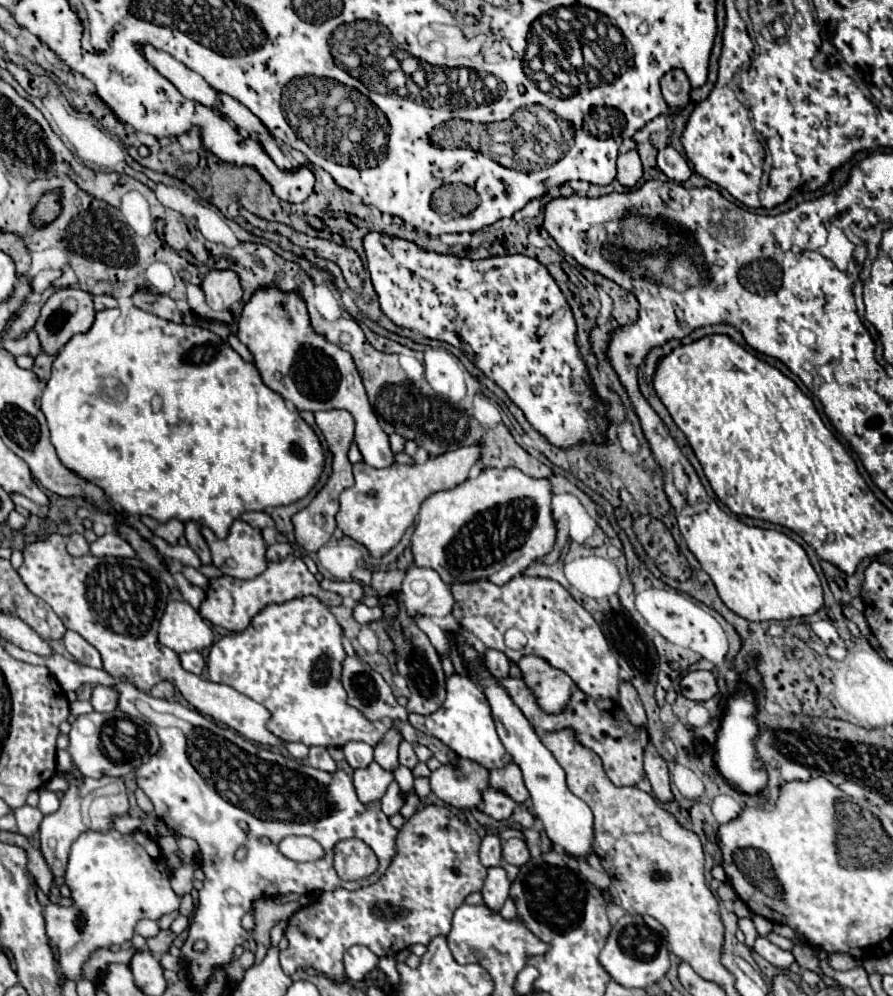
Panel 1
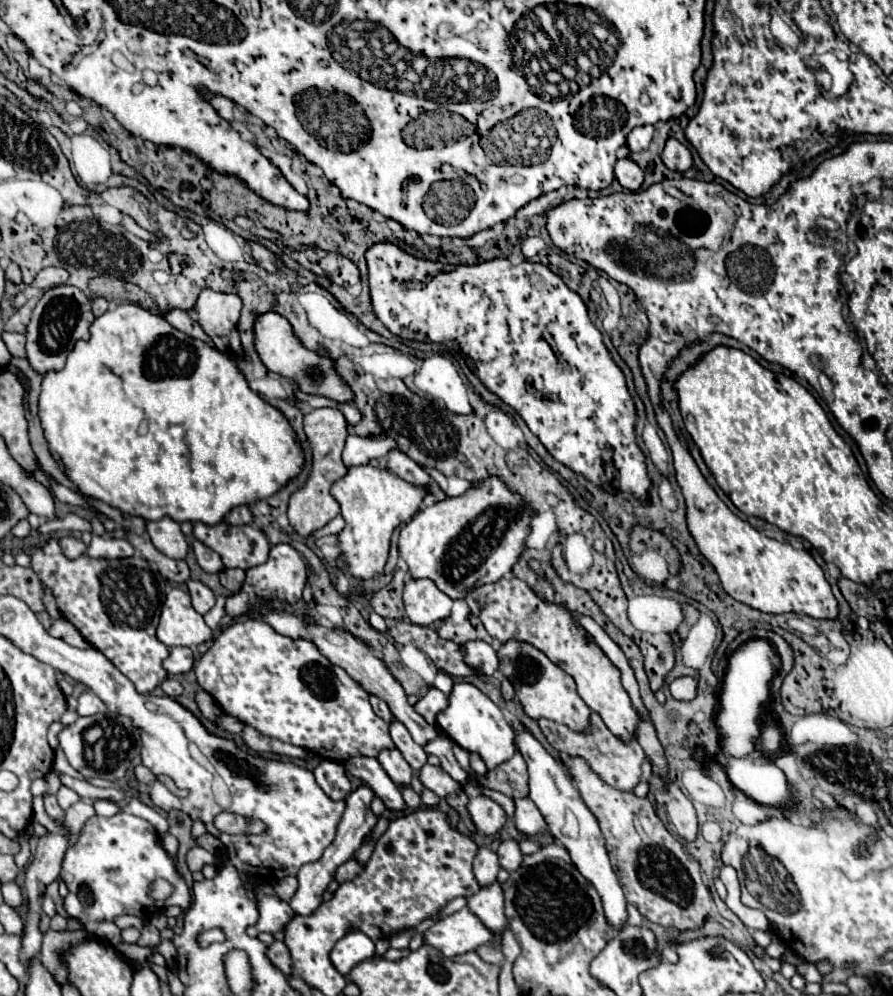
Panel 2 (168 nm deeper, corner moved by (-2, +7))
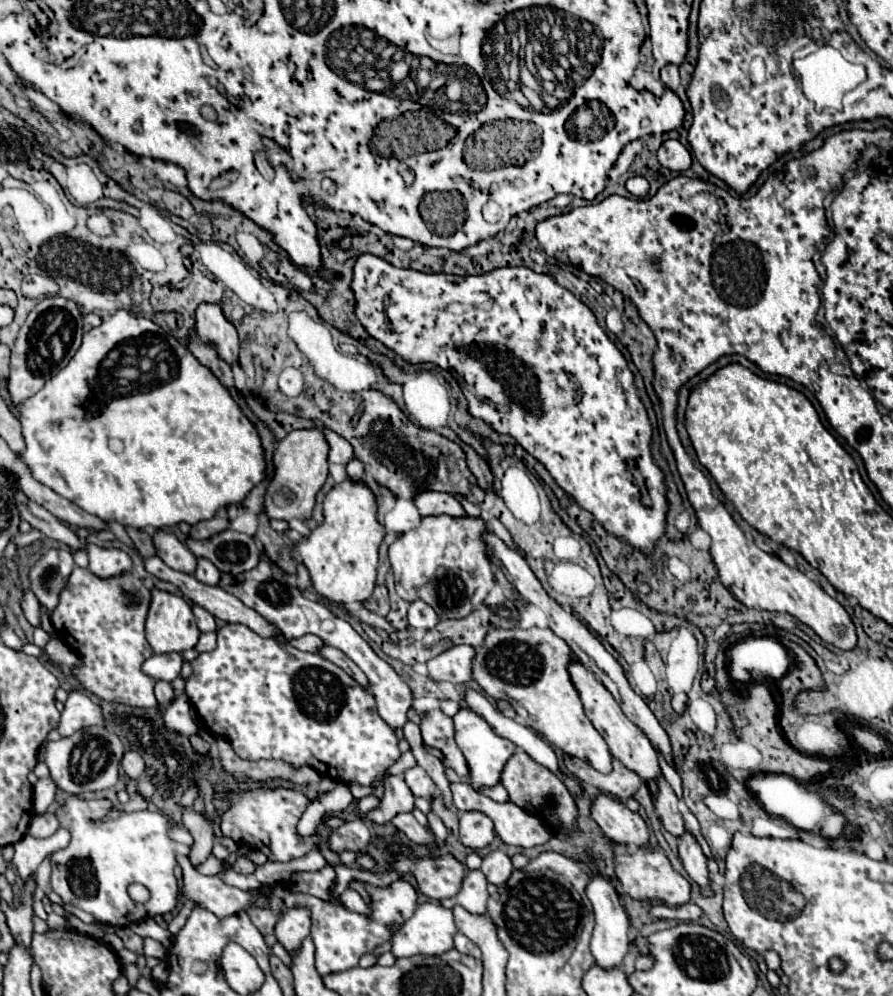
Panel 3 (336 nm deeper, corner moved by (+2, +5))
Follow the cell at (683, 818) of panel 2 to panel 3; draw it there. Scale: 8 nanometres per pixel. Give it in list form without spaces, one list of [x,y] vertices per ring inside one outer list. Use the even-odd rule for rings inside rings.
[[[686,829],[680,837],[678,837],[678,855],[690,875],[690,879],[694,879],[700,887],[704,895],[712,895],[708,883],[708,867],[706,867],[706,857],[702,853],[700,843],[696,841],[696,837]]]

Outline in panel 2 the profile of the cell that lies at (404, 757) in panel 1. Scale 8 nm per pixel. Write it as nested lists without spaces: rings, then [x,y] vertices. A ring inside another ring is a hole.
[[[399,721],[390,723],[390,735],[398,751],[408,761],[408,765],[414,771],[418,771],[426,763],[426,751],[413,741],[407,728]]]

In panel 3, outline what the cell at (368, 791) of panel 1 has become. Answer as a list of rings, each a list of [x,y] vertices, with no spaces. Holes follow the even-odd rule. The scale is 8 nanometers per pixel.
[[[296,905],[296,907],[290,907],[276,923],[274,935],[284,945],[286,951],[296,951],[302,939],[310,935],[310,925],[312,925],[310,909],[304,905]]]

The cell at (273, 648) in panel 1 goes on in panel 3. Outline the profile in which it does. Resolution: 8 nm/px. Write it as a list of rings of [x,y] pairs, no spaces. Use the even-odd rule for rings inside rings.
[[[228,623],[218,631],[218,645],[210,653],[200,653],[192,661],[192,677],[186,681],[186,695],[204,727],[214,735],[230,739],[234,751],[242,759],[282,759],[294,767],[310,765],[324,777],[342,783],[370,785],[378,773],[386,771],[398,757],[398,739],[380,719],[374,697],[362,691],[350,675],[338,665],[316,653],[294,649],[276,639],[262,639],[250,627]]]

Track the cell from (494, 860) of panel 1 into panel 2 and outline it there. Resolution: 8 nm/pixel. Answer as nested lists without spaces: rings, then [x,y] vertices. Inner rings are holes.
[[[482,847],[478,851],[478,855],[474,857],[474,877],[478,881],[480,887],[488,887],[496,881],[496,875],[500,871],[498,865],[498,857],[494,851],[490,851],[488,847]]]

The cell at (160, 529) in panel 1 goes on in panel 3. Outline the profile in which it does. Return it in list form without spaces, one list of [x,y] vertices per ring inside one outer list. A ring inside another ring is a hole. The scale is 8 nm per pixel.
[[[156,529],[152,533],[152,543],[156,549],[156,555],[172,569],[176,571],[186,571],[186,573],[194,573],[194,555],[190,553],[190,549],[178,541],[178,537],[170,531],[164,529]]]

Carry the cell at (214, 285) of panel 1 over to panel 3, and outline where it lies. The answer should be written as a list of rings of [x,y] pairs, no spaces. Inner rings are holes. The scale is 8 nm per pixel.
[[[200,303],[196,309],[196,333],[202,341],[214,343],[218,355],[226,363],[238,361],[238,333],[236,327],[226,319],[224,311],[216,303]]]

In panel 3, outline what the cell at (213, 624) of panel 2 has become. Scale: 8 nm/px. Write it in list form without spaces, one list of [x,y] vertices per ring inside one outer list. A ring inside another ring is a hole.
[[[202,633],[198,645],[194,647],[198,653],[202,651],[212,651],[216,647],[216,633]]]

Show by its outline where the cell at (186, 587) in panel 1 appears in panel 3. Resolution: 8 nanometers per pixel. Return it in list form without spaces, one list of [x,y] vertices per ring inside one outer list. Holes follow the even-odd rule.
[[[192,605],[192,611],[194,611],[194,615],[196,615],[198,629],[200,629],[202,633],[206,633],[206,631],[216,631],[214,615],[210,615],[204,607],[198,607],[198,605]]]

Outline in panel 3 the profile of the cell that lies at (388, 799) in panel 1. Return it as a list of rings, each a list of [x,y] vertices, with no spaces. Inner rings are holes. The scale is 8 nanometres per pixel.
[[[354,819],[354,821],[348,821],[344,823],[342,827],[334,829],[330,833],[330,849],[336,851],[336,853],[342,853],[346,849],[352,849],[352,851],[364,851],[366,845],[370,841],[370,831],[366,827],[366,823],[362,819]]]

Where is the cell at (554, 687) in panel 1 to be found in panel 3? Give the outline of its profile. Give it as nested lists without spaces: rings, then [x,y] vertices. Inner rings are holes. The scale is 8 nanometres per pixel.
[[[494,629],[486,635],[484,645],[476,649],[474,681],[494,699],[504,699],[506,693],[506,699],[528,727],[544,735],[560,751],[586,759],[596,771],[606,773],[612,767],[612,755],[602,735],[584,715],[582,701],[570,683],[566,671],[570,655],[572,651],[566,641],[550,629]]]

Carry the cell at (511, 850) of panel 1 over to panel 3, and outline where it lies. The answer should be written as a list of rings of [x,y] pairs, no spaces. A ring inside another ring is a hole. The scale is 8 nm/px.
[[[496,849],[496,851],[492,851],[492,853],[488,853],[488,855],[484,857],[480,869],[482,869],[482,873],[486,875],[486,879],[488,879],[490,883],[502,885],[502,883],[506,883],[506,879],[510,877],[510,873],[512,873],[514,867],[512,867],[510,857],[508,857],[504,851]]]

